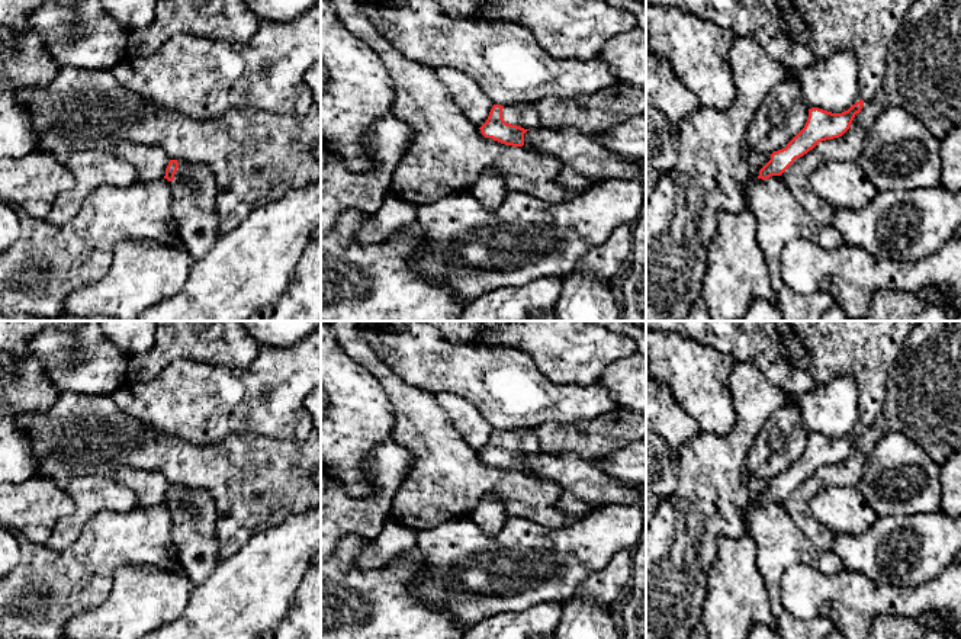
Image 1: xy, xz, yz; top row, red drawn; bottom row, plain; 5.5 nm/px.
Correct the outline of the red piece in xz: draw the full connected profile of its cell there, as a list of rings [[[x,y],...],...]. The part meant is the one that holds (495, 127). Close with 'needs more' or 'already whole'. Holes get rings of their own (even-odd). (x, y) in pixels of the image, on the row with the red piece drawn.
[[[534,103],[511,106],[494,105],[486,122],[479,128],[485,138],[505,145],[523,147],[524,134],[541,126]]]; needs more

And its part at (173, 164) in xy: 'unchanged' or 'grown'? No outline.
grown

